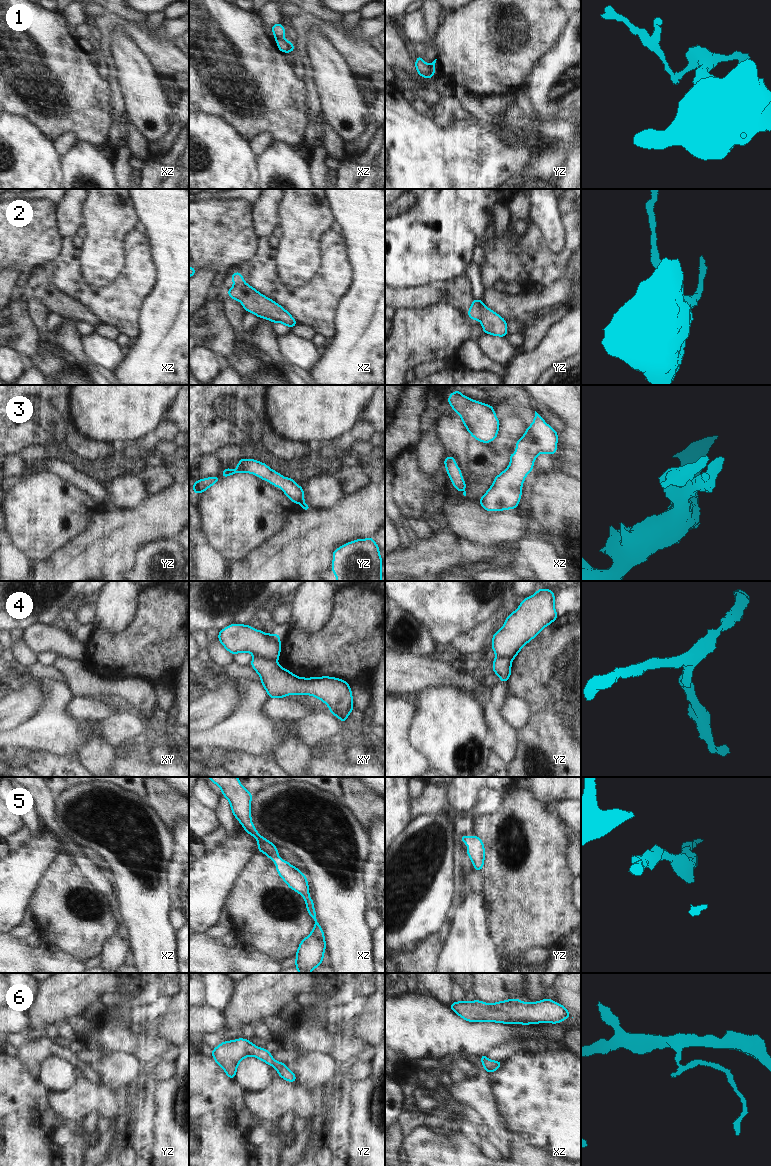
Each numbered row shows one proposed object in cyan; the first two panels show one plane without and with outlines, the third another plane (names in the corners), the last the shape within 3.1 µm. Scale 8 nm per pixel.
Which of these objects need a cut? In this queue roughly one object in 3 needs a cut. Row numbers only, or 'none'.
1, 4

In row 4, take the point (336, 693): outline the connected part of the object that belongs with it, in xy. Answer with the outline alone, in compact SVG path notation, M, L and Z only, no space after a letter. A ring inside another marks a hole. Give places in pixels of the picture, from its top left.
M254 656L253 669L261 676L261 684L271 698L305 694L319 698L343 723L353 710L353 697L348 682L333 677L300 678L282 668L276 661Z

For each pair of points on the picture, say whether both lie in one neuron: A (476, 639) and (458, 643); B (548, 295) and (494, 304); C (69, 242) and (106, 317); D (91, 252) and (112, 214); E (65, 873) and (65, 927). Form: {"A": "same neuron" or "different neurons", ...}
{"A": "same neuron", "B": "same neuron", "C": "same neuron", "D": "same neuron", "E": "same neuron"}

